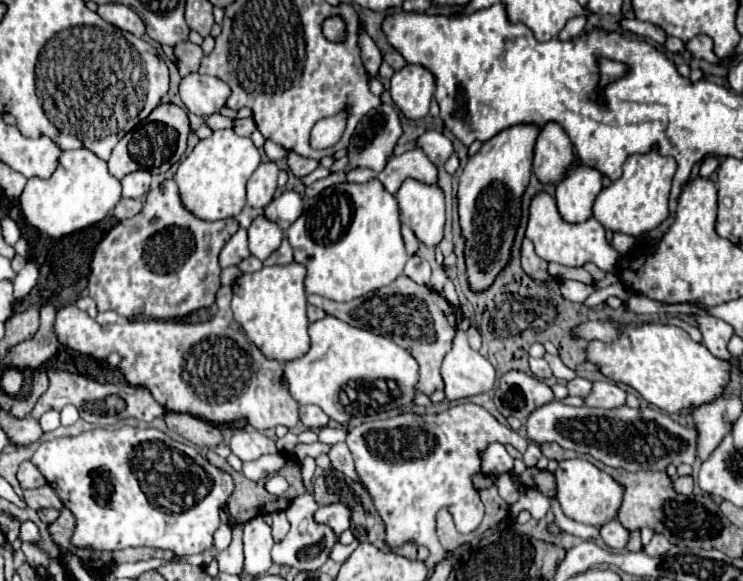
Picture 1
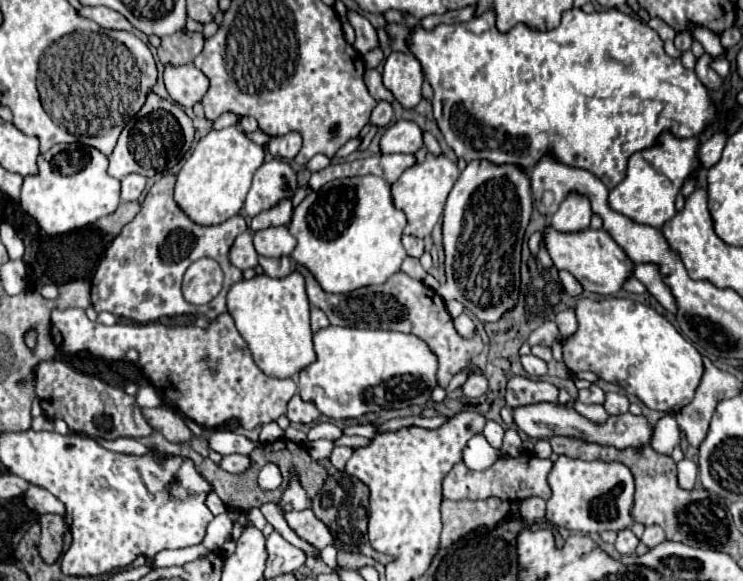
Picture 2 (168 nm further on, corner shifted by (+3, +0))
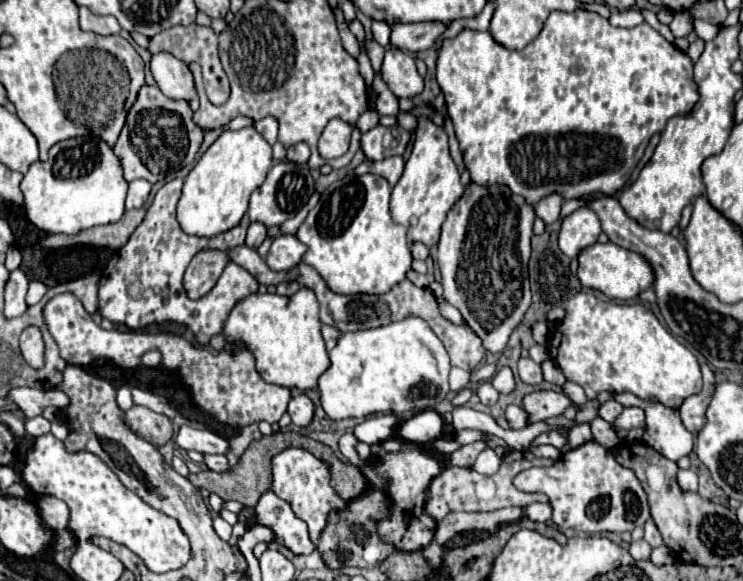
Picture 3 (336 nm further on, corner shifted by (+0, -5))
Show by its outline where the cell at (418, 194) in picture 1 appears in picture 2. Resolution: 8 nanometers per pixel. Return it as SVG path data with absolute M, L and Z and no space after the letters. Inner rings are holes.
M426 154L424 162L418 162L414 166L410 166L398 180L396 184L392 184L392 200L394 200L394 206L398 210L402 210L408 218L408 226L406 226L406 234L412 234L412 236L418 236L418 238L426 238L430 236L432 228L436 226L436 222L440 220L442 216L442 210L444 210L444 202L454 186L454 182L458 180L458 166L446 158L444 154L440 156L434 156L434 154Z

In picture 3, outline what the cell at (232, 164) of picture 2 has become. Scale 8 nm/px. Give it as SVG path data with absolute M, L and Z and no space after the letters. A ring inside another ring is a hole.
M253 127L223 131L201 155L201 159L185 179L183 193L177 203L177 219L181 229L189 235L215 237L239 225L241 217L247 211L249 195L265 181L271 165L271 145Z

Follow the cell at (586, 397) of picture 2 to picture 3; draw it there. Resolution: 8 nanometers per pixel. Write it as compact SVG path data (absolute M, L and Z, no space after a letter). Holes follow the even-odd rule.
M609 399L609 401L601 403L601 407L599 407L599 417L603 417L603 419L605 419L605 421L609 421L609 423L613 423L613 421L617 419L617 415L621 413L621 409L623 409L623 405L621 405L621 403L617 403L617 401Z

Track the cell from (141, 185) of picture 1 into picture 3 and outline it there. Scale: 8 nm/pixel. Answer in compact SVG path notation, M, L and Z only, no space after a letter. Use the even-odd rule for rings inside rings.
M135 179L129 183L129 191L127 191L127 203L125 209L137 209L143 207L143 203L147 201L151 191L151 183L145 179Z

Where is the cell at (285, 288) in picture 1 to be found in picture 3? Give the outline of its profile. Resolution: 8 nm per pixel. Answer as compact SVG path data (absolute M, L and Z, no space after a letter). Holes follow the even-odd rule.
M301 287L291 297L277 293L251 293L231 311L223 335L229 341L243 341L255 355L259 375L273 385L289 389L317 389L319 375L329 367L329 357L321 337L317 299L311 289Z

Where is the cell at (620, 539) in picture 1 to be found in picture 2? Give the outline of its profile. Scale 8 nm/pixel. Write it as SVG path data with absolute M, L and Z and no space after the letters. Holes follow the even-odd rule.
M626 528L626 530L620 530L620 532L618 532L616 550L618 550L620 554L634 554L638 544L640 544L640 540L632 534L632 530L630 530L630 528Z

